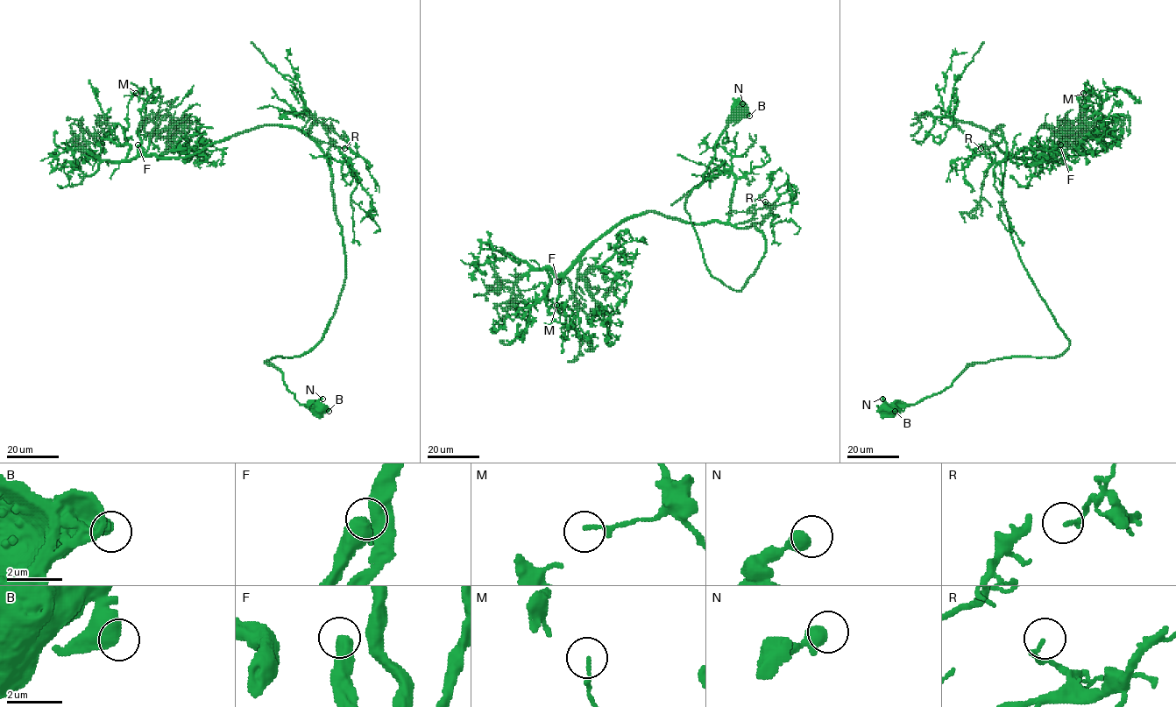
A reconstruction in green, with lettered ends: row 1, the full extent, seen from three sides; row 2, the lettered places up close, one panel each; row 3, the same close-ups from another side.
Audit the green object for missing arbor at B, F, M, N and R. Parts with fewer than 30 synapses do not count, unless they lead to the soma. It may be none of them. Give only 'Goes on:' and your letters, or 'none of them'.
Goes on: F

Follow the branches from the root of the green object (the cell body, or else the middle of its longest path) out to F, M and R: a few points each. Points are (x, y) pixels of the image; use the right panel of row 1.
F: (888, 410), (944, 391), (970, 364), (1068, 347), (1010, 232), (1002, 125), (990, 136), (1014, 157), (1060, 144)
M: (888, 410), (1068, 347), (990, 136), (1053, 154), (1101, 106), (1083, 93)
R: (888, 410), (944, 391), (970, 364), (1055, 357), (1068, 347), (1010, 232), (1002, 196), (1006, 143), (981, 148)

